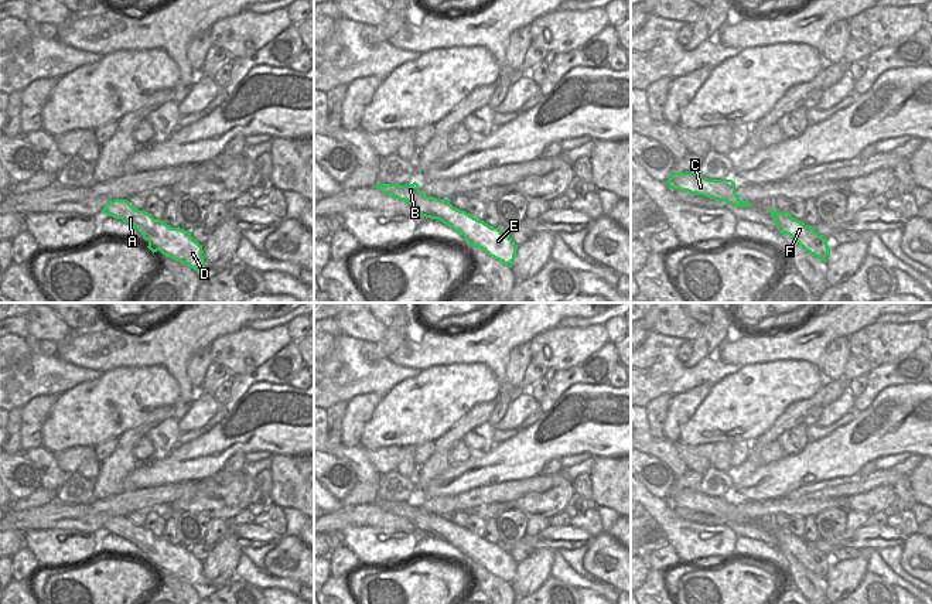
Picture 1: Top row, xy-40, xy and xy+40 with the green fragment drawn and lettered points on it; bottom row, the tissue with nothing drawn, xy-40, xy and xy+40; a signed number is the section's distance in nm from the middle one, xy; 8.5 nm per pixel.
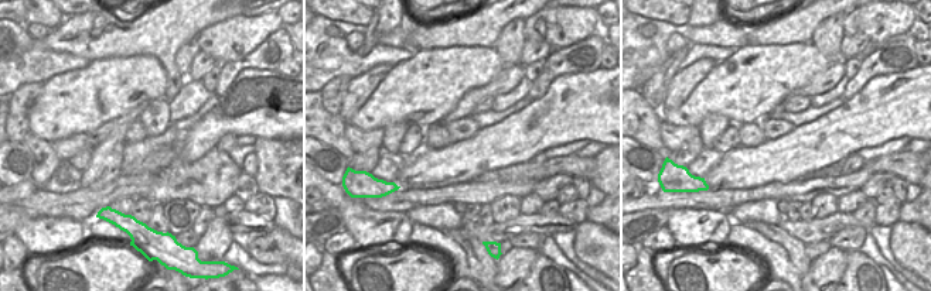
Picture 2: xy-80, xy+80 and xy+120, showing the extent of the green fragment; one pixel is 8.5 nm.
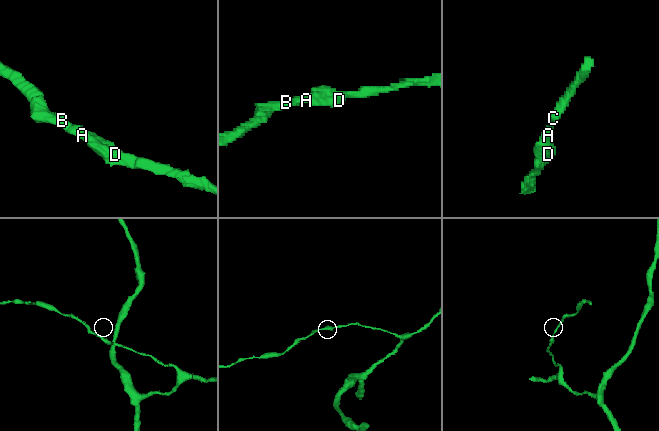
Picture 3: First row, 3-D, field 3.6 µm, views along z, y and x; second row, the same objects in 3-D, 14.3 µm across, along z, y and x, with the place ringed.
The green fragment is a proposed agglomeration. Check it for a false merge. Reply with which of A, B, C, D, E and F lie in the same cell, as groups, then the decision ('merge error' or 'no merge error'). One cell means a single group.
A B C D E F; no merge error

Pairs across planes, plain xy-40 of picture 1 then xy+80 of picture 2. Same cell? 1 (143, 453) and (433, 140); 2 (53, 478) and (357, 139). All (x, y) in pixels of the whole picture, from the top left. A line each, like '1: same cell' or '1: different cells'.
1: same cell
2: different cells

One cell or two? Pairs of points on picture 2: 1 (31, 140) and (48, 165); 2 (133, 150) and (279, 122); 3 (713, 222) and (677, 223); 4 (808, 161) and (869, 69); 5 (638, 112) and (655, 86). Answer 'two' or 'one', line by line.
1: one
2: two
3: one
4: two
5: two

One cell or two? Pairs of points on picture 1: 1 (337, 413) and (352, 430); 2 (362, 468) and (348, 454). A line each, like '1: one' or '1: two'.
1: two
2: one

